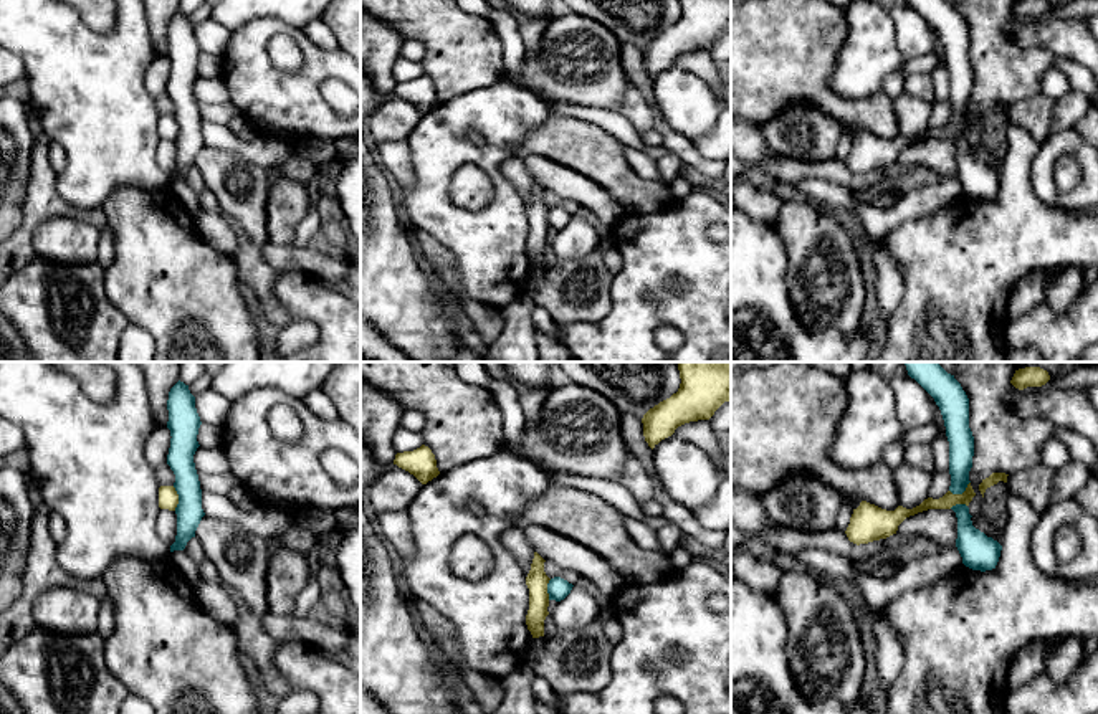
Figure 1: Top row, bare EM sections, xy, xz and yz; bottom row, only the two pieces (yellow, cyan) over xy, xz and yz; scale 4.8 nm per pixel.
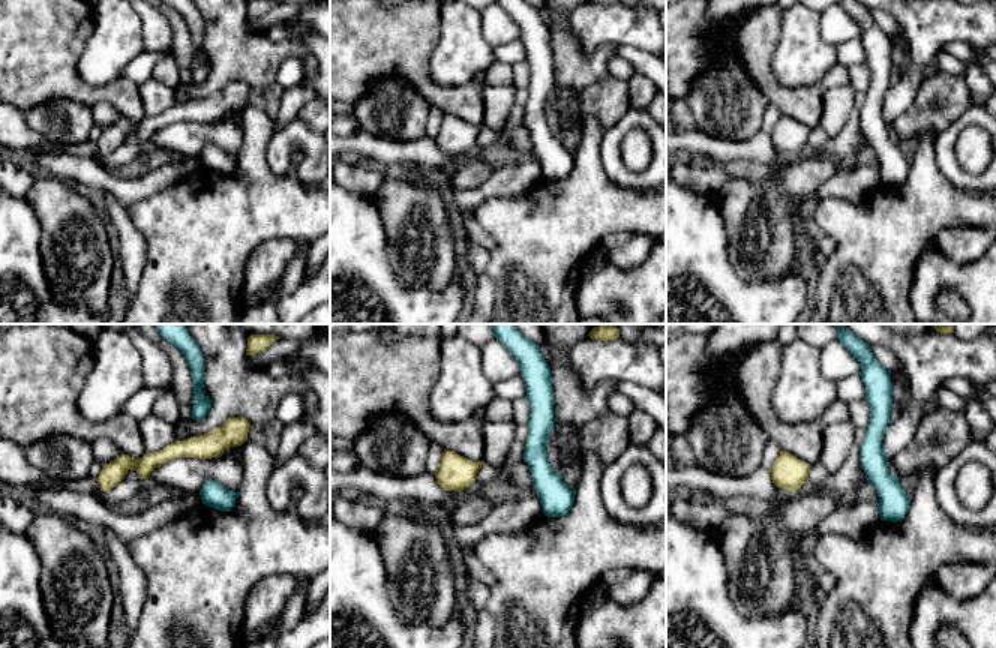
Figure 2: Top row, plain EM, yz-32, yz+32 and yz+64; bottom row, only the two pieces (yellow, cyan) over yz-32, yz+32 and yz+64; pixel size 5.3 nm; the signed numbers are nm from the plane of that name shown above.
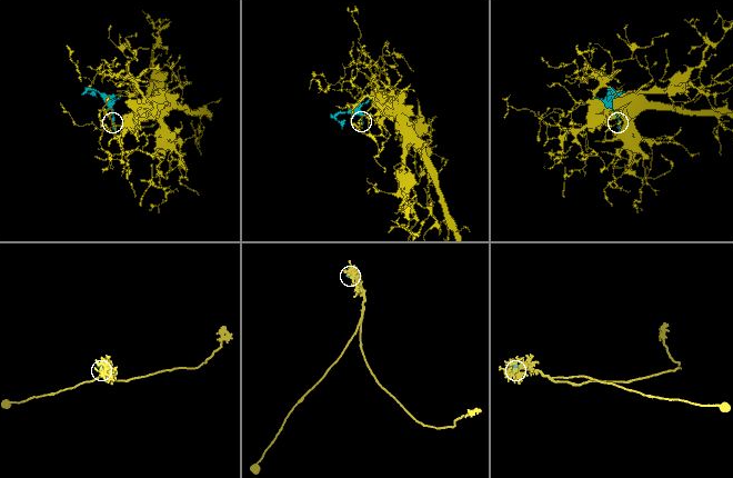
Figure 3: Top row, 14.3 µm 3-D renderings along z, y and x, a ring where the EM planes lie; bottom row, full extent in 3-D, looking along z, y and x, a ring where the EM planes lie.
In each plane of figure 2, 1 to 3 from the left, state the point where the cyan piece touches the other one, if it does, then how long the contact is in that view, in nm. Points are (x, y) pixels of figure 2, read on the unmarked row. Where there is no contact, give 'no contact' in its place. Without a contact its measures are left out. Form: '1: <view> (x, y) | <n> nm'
1: no contact
2: no contact
3: no contact

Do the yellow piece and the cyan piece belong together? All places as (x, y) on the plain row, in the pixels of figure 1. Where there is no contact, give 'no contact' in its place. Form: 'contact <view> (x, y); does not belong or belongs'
contact xy (177, 128); does not belong

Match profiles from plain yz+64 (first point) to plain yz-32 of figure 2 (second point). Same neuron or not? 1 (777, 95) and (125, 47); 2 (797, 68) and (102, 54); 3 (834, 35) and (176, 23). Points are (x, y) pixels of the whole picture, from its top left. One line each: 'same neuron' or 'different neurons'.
1: different neurons
2: same neuron
3: different neurons

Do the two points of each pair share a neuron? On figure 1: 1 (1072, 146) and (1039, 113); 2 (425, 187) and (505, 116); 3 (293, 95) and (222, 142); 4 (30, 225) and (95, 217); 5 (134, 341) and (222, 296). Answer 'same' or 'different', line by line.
1: different
2: same
3: different
4: same
5: different

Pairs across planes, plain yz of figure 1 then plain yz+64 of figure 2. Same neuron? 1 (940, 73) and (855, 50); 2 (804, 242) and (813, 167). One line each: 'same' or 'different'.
1: different
2: same

